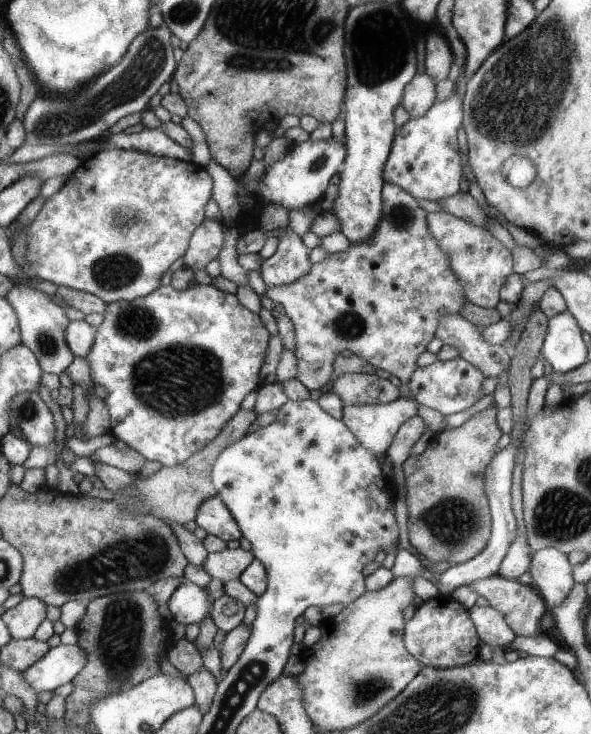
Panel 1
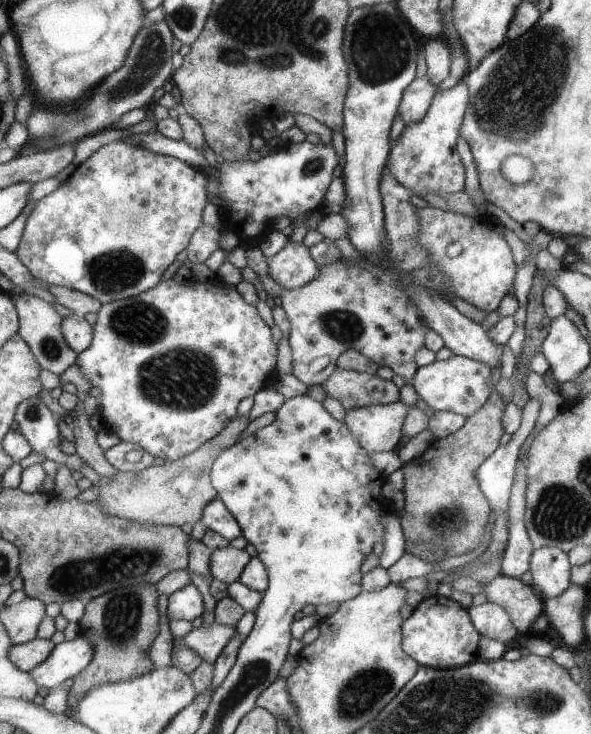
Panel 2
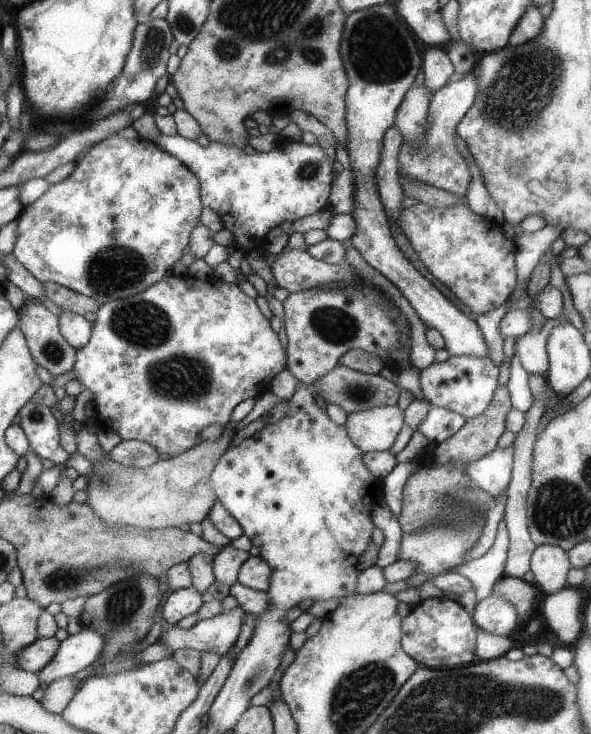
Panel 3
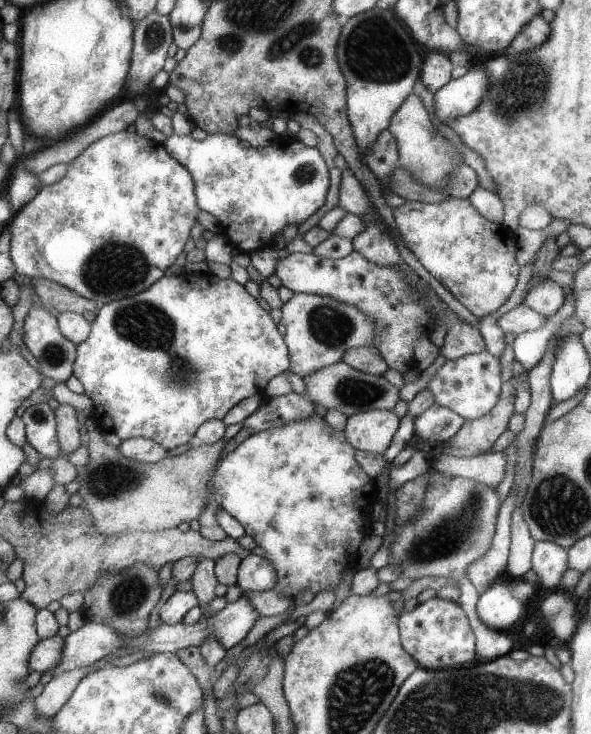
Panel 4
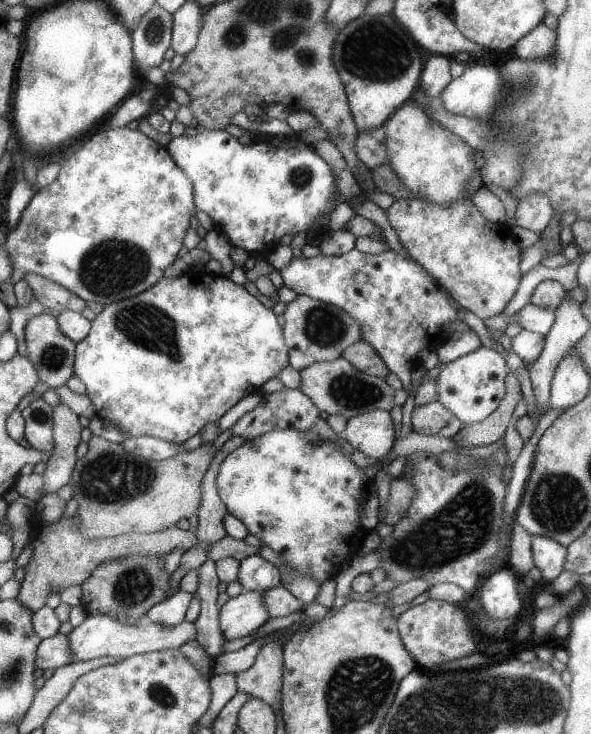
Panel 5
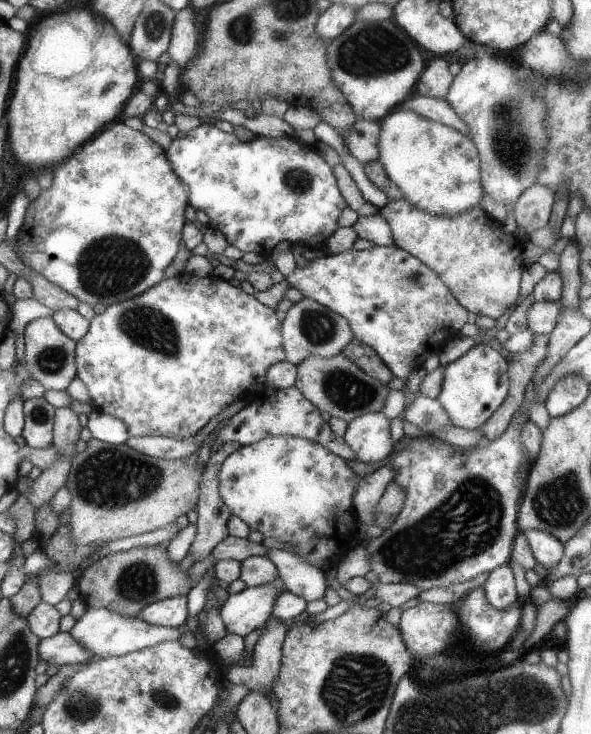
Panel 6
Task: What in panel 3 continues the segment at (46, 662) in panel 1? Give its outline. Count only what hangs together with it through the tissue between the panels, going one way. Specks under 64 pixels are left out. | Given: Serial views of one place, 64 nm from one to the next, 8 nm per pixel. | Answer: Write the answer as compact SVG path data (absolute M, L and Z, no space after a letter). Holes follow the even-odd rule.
M87 627L74 635L68 635L59 643L58 650L47 666L37 671L38 682L51 681L71 676L101 656L106 638L98 630Z

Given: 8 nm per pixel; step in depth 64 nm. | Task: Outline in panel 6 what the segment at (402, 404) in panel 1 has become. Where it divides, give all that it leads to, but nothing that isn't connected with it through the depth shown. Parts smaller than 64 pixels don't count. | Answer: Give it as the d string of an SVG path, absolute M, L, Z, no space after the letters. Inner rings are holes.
M381 411L365 413L347 423L342 439L361 462L377 462L391 454L389 419Z

